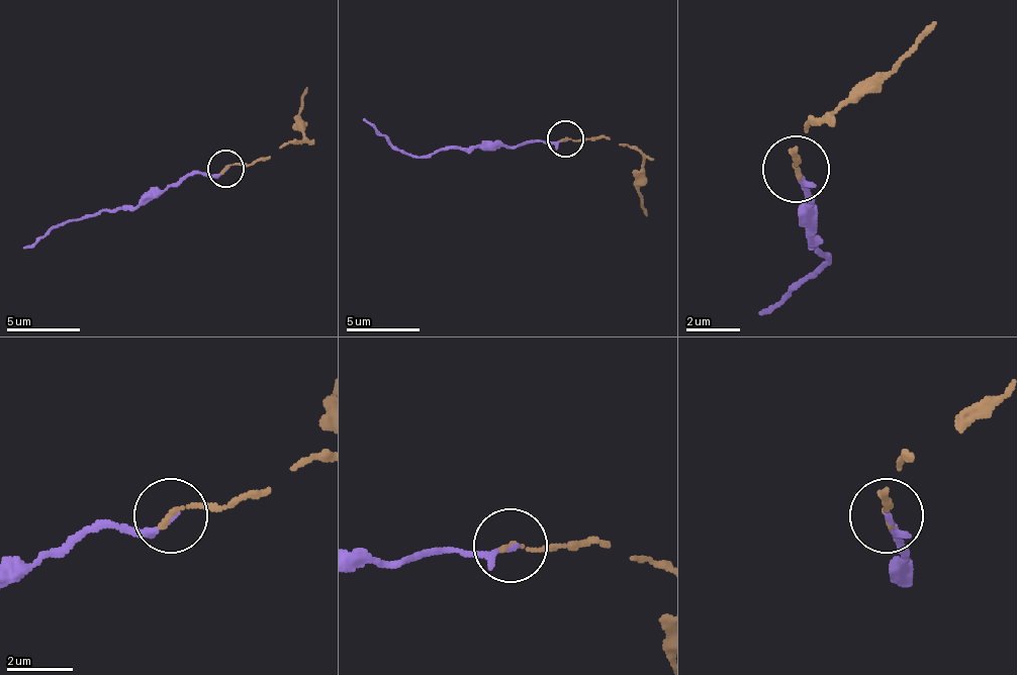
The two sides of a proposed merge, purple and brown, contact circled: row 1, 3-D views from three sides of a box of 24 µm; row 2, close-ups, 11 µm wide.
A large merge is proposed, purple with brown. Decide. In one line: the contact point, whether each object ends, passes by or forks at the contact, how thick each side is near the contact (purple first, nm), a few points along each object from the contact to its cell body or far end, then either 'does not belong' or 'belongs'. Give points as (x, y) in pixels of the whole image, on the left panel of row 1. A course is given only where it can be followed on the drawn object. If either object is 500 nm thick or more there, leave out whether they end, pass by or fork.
(225, 168) | purple ends | brown ends | 140/170 nm | purple via (224, 171), (184, 175), (128, 208), (103, 208), (92, 215), (70, 219), (22, 249) | brown via (224, 168), (265, 160), (298, 141), (305, 86) | belongs

